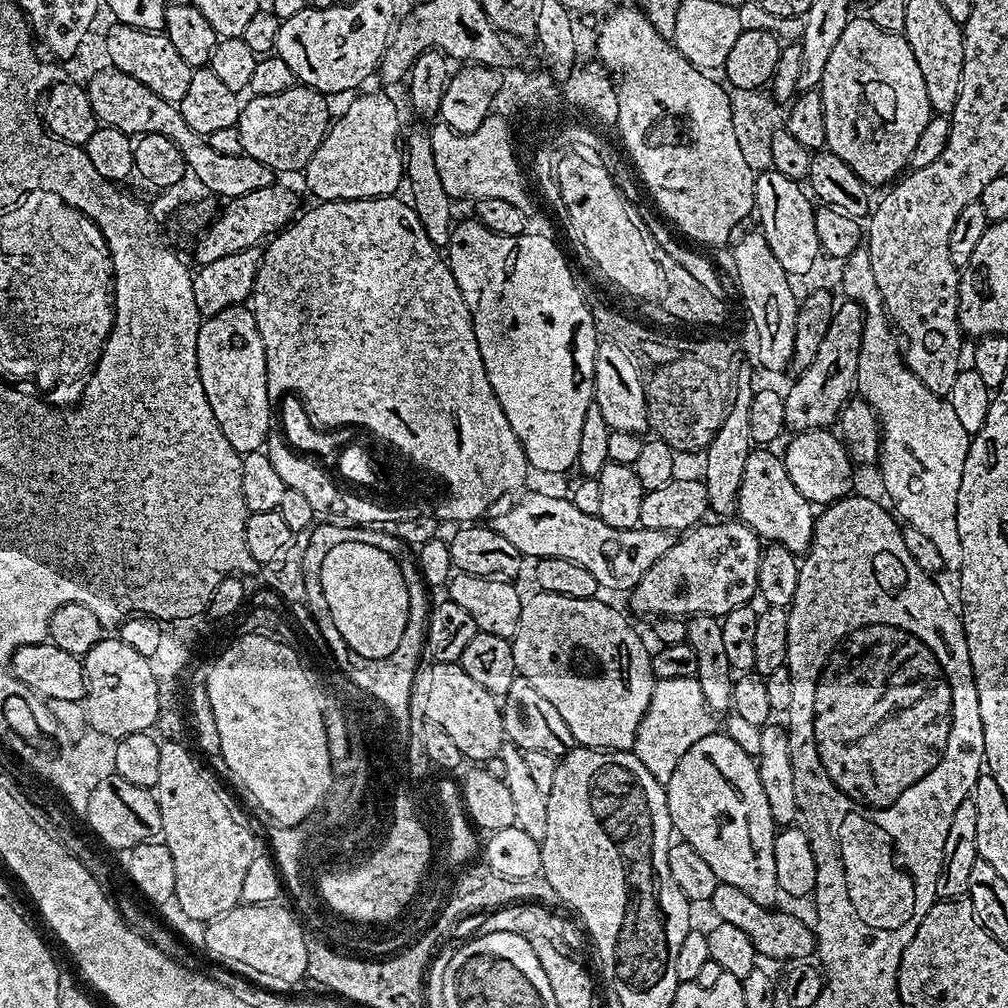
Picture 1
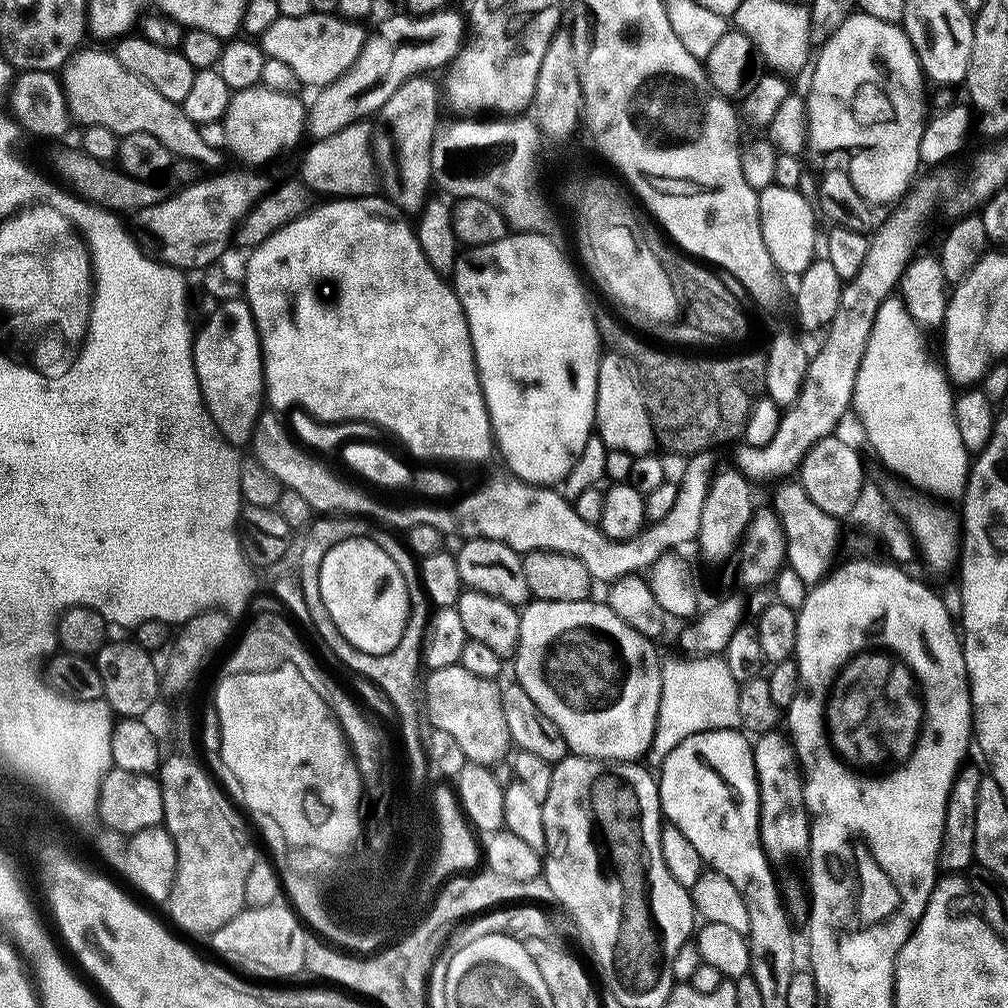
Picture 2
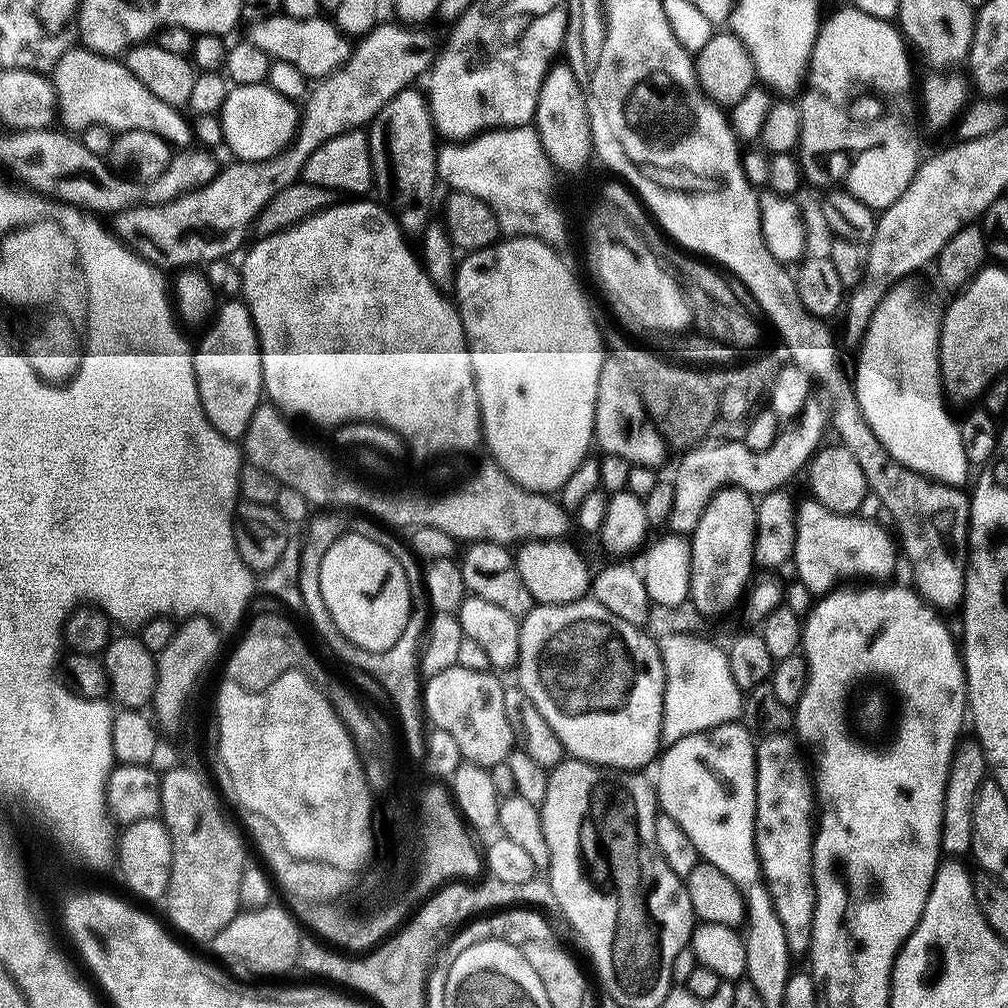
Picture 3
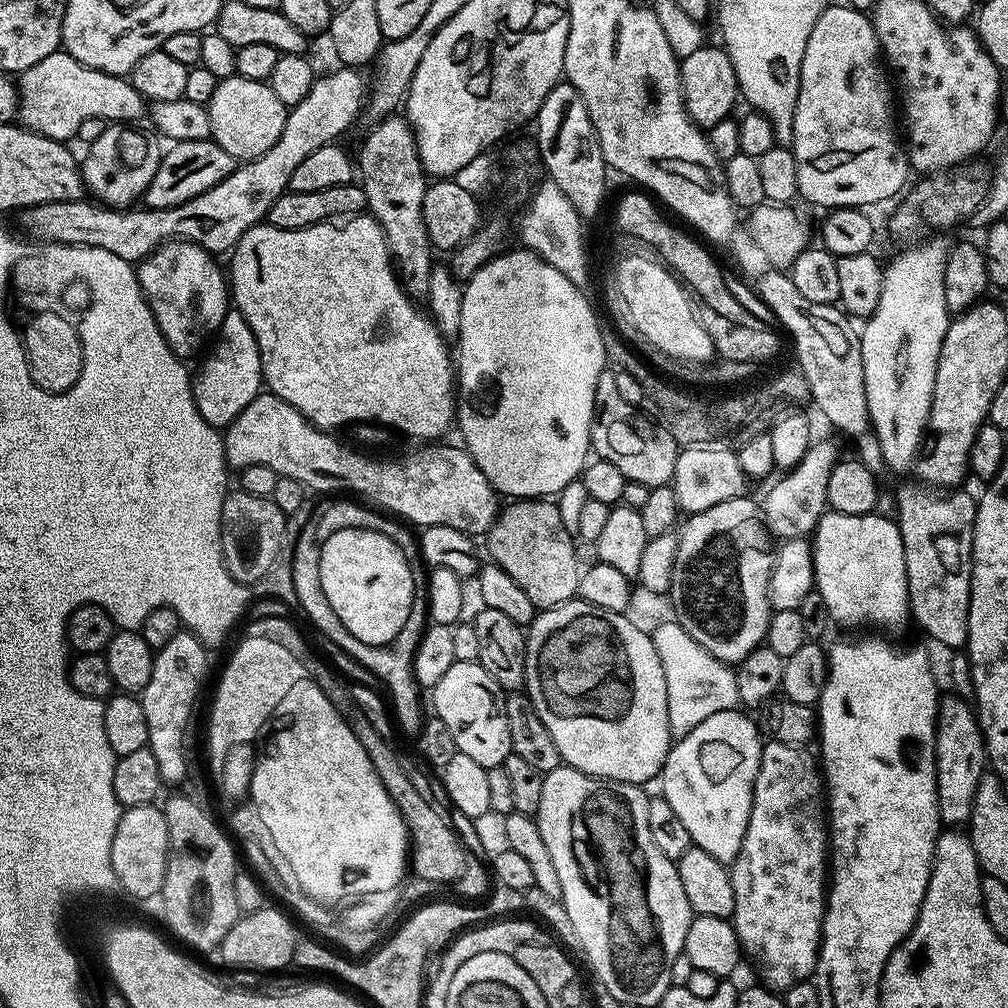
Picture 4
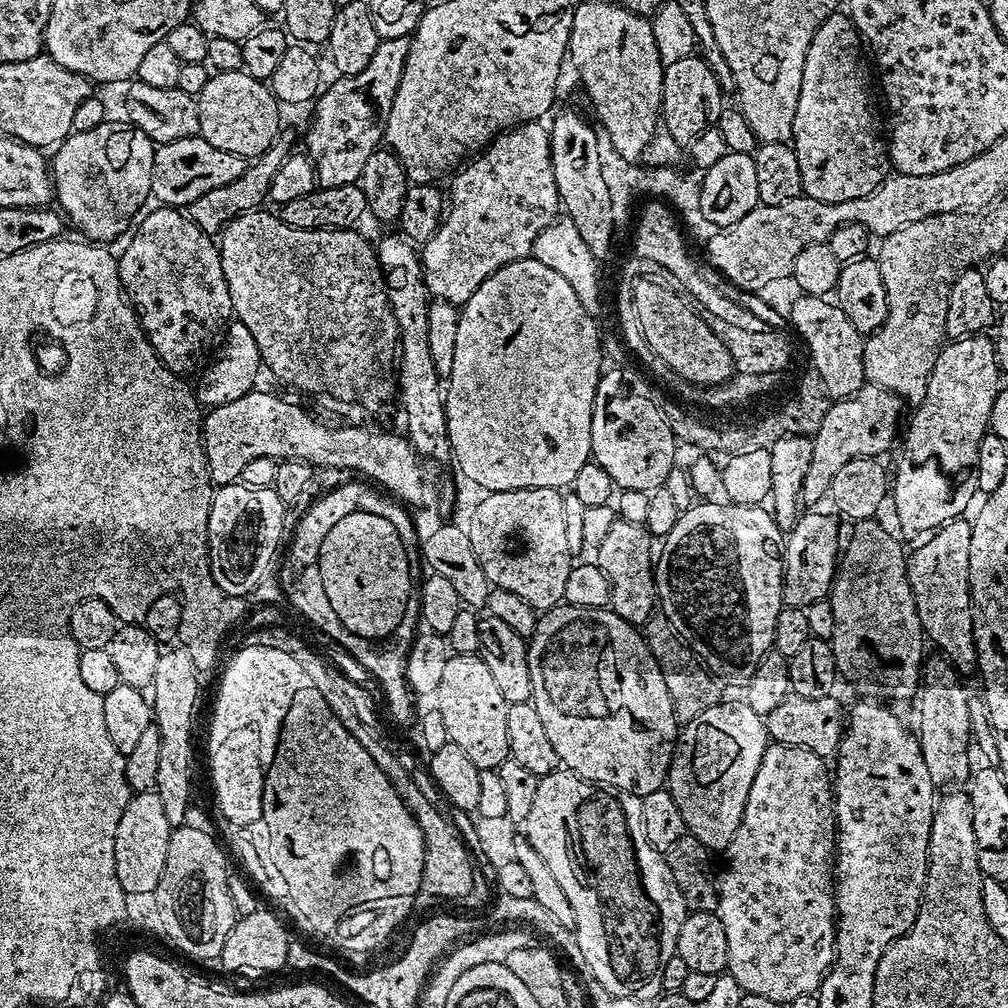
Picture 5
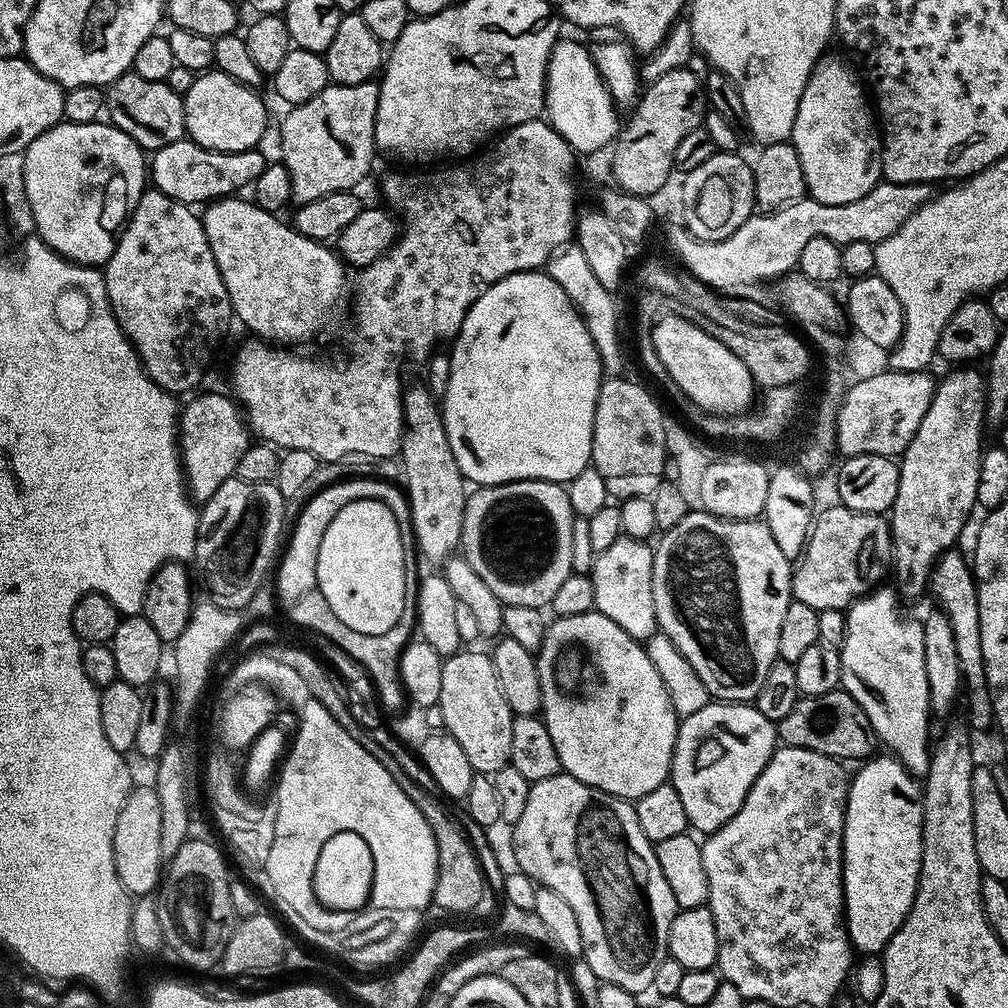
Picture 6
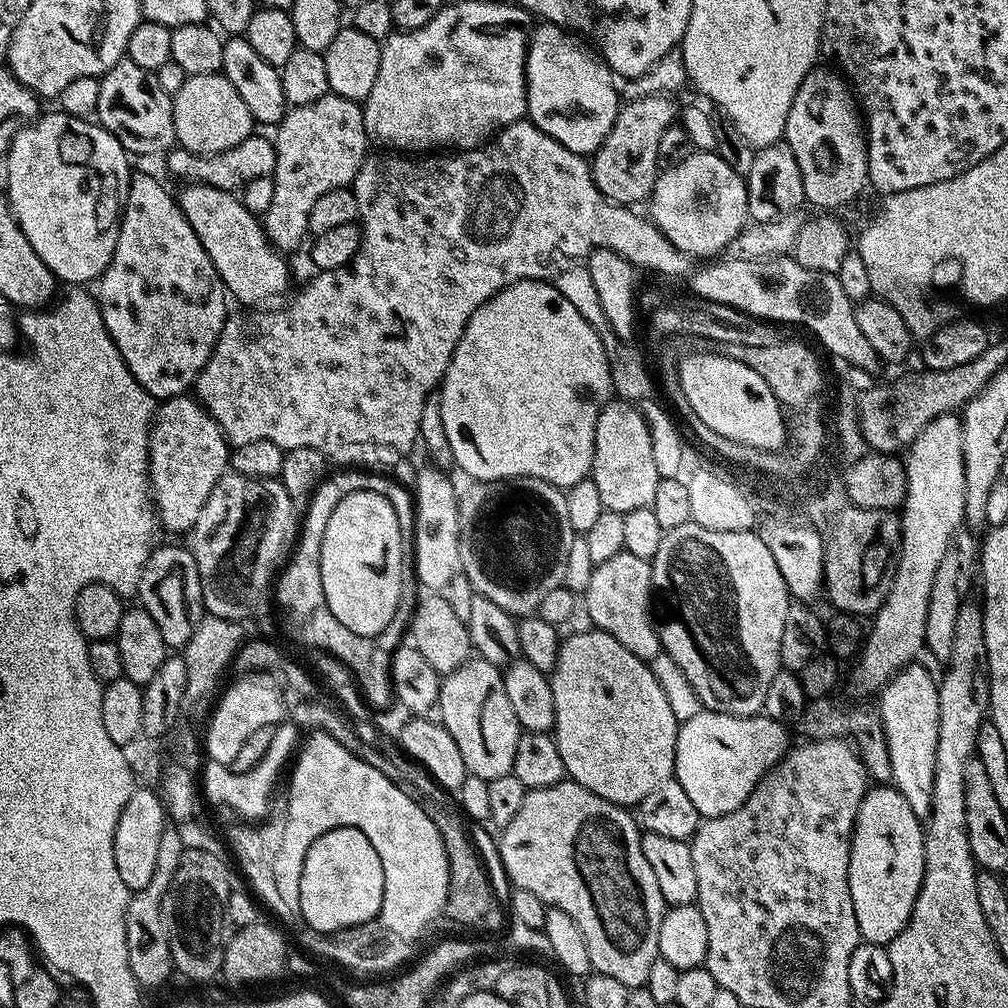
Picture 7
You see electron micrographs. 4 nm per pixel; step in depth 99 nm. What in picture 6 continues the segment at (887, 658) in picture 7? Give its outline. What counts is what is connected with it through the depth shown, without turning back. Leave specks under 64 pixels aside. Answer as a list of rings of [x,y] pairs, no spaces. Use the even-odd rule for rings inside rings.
[[[960,366],[937,383],[932,390],[930,410],[922,418],[922,426],[914,434],[910,446],[899,457],[900,477],[898,478],[898,498],[894,498],[890,509],[891,525],[891,567],[896,570],[894,587],[901,597],[920,596],[927,593],[932,579],[932,567],[936,561],[953,547],[960,536],[964,523],[968,520],[972,508],[977,507],[978,474],[982,443],[980,435],[986,425],[986,380],[975,372],[975,367]]]

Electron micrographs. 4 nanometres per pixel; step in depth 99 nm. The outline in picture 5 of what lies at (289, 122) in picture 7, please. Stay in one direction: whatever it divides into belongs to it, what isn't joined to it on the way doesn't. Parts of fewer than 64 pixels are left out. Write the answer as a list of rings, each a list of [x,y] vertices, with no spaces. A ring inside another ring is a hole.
[[[409,37],[381,40],[378,50],[374,50],[374,58],[366,65],[366,70],[361,70],[353,76],[340,76],[332,85],[325,87],[315,101],[316,113],[308,124],[308,133],[304,136],[303,147],[307,155],[316,165],[316,178],[319,187],[346,186],[355,184],[362,174],[362,166],[366,166],[370,154],[381,147],[384,138],[384,123],[390,114],[390,106],[394,106],[394,94],[398,90],[398,82],[402,82],[402,70],[406,66]]]

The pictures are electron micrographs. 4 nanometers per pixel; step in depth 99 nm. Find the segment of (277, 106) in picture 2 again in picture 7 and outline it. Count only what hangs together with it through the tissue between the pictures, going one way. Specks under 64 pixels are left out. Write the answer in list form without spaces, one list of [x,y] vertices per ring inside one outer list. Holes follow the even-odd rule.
[[[222,74],[189,76],[186,82],[182,82],[182,90],[178,90],[178,94],[172,97],[172,109],[174,110],[176,144],[199,156],[209,156],[218,154],[222,150],[230,150],[254,132],[254,121],[250,110],[246,110],[246,102],[242,102],[238,90],[234,90],[234,86],[230,86],[230,82]]]

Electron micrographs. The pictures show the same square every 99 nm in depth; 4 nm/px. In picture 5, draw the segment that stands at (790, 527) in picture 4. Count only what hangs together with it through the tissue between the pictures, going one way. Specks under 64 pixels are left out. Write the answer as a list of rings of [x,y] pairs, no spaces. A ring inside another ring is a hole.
[[[865,383],[853,396],[846,396],[837,399],[829,406],[825,416],[822,418],[822,424],[818,427],[818,432],[811,437],[812,453],[810,454],[810,470],[804,479],[802,486],[801,501],[808,506],[816,506],[820,499],[829,495],[832,479],[834,474],[838,474],[838,470],[842,470],[842,466],[846,466],[846,462],[854,462],[855,460],[866,460],[869,458],[883,457],[883,452],[891,446],[892,443],[897,443],[898,433],[902,428],[902,420],[900,424],[900,407],[902,401],[890,390],[886,390],[877,384]]]

